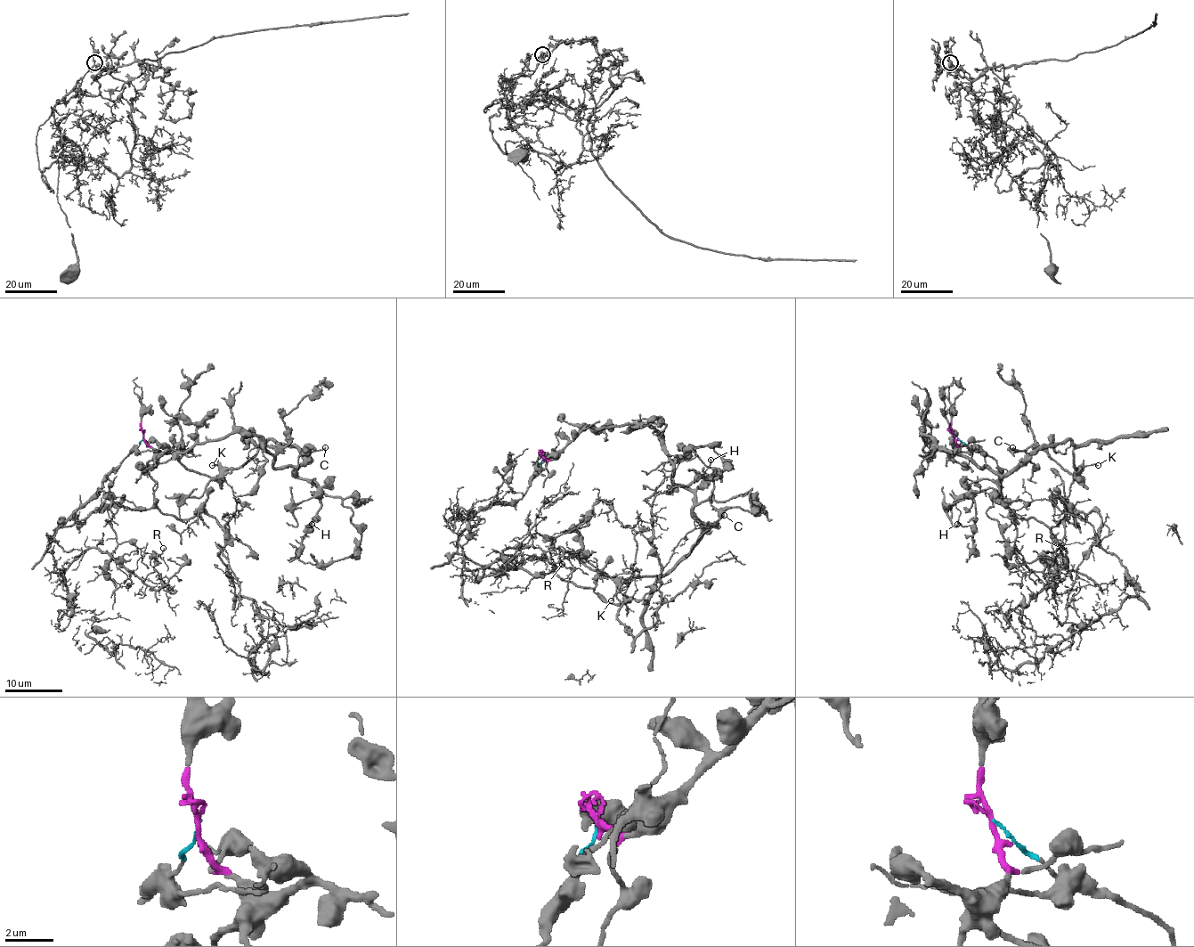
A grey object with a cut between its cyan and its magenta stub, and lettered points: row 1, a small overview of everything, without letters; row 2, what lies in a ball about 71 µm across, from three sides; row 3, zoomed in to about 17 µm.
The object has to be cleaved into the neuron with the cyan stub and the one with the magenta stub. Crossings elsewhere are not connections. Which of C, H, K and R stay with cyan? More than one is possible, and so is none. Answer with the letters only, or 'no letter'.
R

